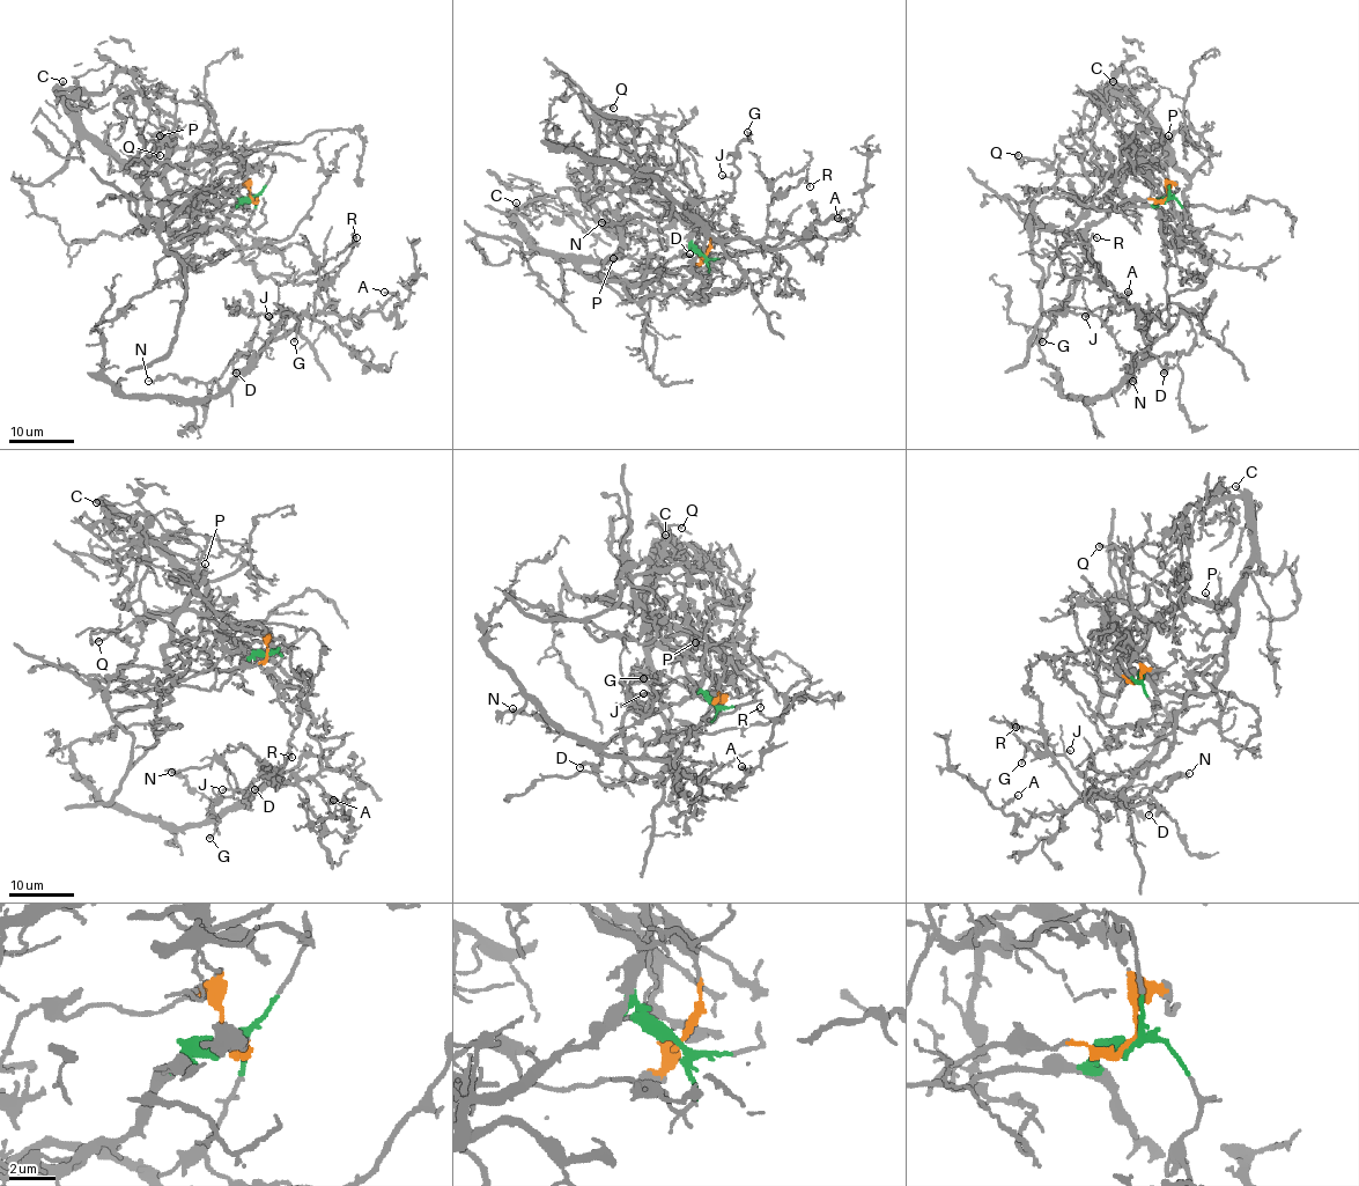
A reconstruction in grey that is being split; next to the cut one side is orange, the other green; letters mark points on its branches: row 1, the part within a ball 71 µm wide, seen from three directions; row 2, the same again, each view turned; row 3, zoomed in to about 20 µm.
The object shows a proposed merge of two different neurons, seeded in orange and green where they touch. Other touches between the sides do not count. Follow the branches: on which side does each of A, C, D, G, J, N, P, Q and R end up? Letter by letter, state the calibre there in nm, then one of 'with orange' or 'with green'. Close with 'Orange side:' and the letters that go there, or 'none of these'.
A: 130 nm | with orange
C: 140 nm | with green
D: 120 nm | with orange
G: 100 nm | with orange
J: 120 nm | with orange
N: 100 nm | with orange
P: 80 nm | with green
Q: 150 nm | with green
R: 70 nm | with orange
Orange side: A, D, G, J, N, R

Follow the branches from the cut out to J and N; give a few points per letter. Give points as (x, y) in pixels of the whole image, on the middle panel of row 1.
J: (704, 256), (709, 227), (657, 199), (647, 176), (547, 134), (650, 176), (707, 225), (733, 192), (722, 176)
N: (704, 256), (709, 227), (691, 210), (549, 131), (555, 146), (650, 176), (673, 201), (667, 219), (600, 223)

